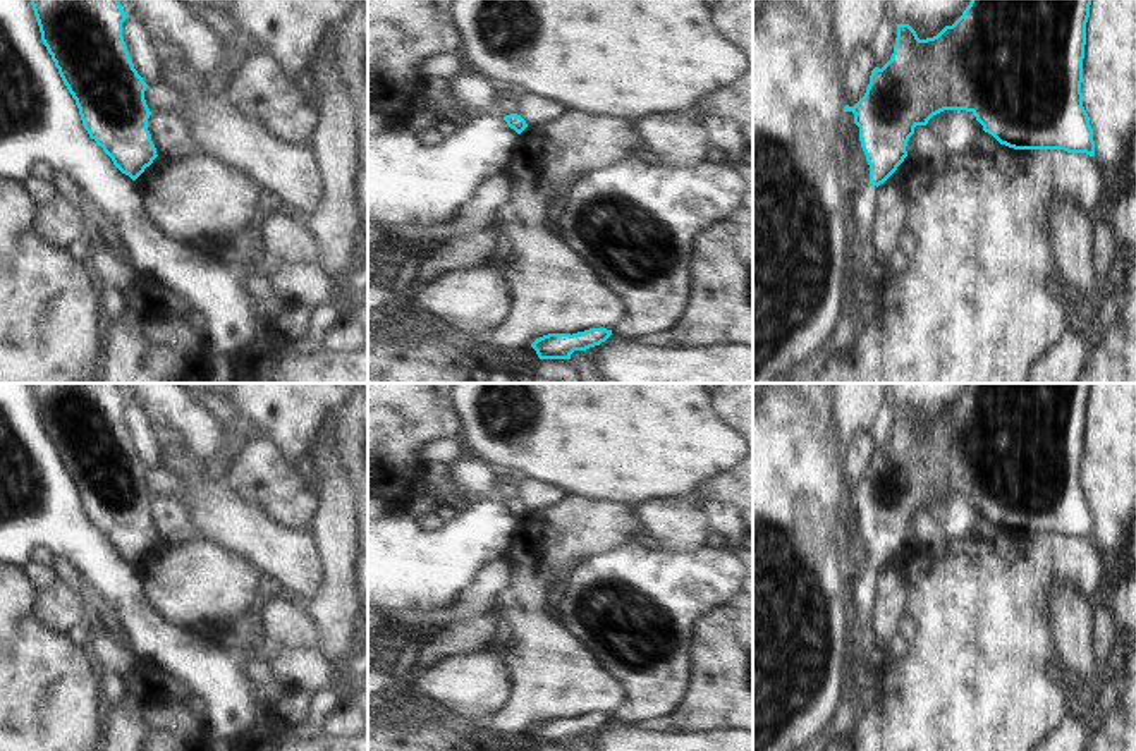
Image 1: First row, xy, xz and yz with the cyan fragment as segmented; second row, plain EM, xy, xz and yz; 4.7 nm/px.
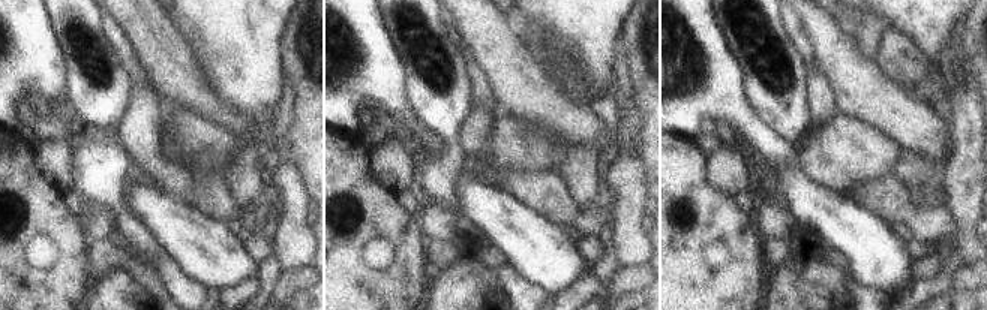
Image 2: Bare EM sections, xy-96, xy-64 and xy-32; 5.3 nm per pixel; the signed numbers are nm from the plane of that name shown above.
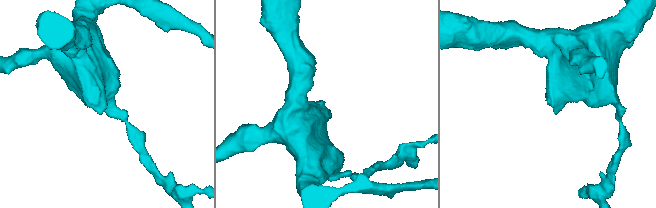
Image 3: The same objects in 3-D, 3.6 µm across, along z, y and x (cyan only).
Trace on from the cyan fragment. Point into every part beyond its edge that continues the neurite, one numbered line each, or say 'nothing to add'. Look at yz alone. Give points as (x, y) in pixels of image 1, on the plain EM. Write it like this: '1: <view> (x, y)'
1: yz (865, 586)

